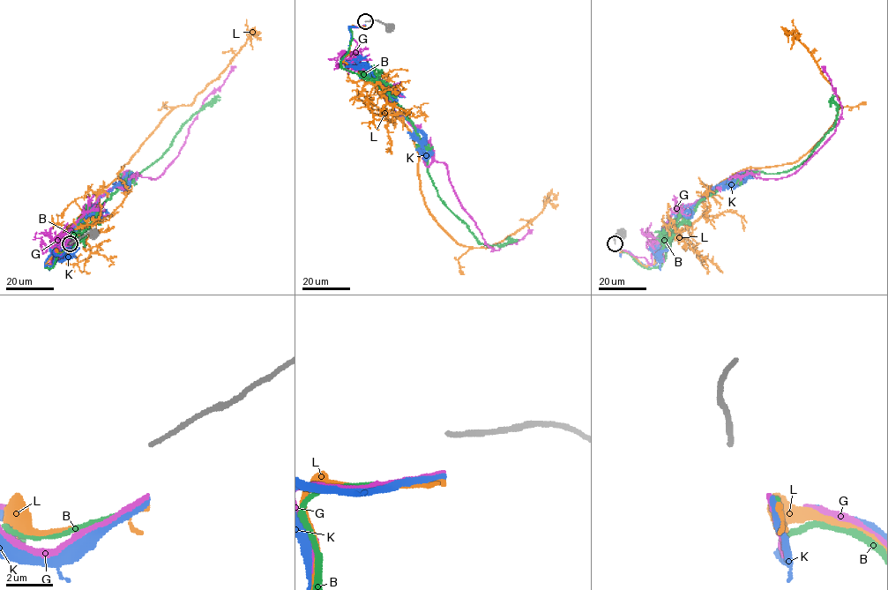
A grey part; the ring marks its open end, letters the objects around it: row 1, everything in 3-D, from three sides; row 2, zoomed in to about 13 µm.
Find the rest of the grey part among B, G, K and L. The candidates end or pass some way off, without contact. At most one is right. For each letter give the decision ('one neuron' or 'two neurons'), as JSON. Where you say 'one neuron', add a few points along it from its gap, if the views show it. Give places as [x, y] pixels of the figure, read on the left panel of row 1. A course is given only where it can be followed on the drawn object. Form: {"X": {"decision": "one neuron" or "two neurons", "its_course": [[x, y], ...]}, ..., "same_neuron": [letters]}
{"B": {"decision": "one neuron", "its_course": [[70, 249], [55, 252], [54, 265], [45, 267], [130, 171], [139, 173], [154, 163], [184, 123], [220, 97]]}, "G": {"decision": "two neurons"}, "K": {"decision": "two neurons"}, "L": {"decision": "two neurons"}, "same_neuron": ["B"]}

